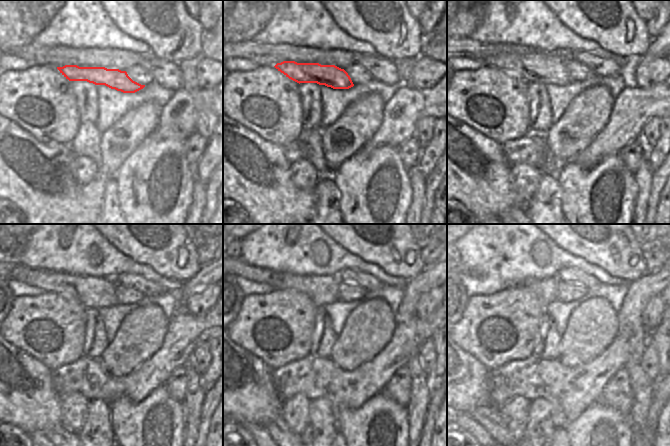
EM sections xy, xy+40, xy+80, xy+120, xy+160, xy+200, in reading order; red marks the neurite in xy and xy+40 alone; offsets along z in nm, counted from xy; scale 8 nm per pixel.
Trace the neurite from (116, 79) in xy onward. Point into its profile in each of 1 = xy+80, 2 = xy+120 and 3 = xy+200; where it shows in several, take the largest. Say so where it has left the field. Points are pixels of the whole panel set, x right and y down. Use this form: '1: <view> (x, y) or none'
1: xy+80 (534, 66)
2: xy+120 (97, 292)
3: xy+200 (546, 289)

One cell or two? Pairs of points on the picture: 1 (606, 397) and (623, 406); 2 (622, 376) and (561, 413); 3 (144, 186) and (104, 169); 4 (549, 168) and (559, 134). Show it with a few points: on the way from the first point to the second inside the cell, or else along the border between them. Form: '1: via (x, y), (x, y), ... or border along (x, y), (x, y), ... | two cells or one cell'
1: via (610, 397), (614, 397), (619, 402) | one cell
2: border along (618, 370), (604, 386), (597, 400) | two cells
3: border along (128, 154), (113, 178) | two cells
4: border along (544, 134), (549, 150), (557, 158), (567, 161) | two cells

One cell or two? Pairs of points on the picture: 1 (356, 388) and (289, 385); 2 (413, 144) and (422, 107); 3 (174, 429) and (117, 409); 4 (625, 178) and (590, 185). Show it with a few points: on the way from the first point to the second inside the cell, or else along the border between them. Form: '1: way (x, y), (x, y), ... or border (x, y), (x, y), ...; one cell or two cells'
1: way (339, 387), (337, 385), (306, 385); one cell
2: border (415, 136), (406, 140), (399, 147); two cells
3: way (161, 432), (149, 432), (131, 422); one cell
4: way (616, 178), (610, 178), (604, 172), (599, 176); one cell

